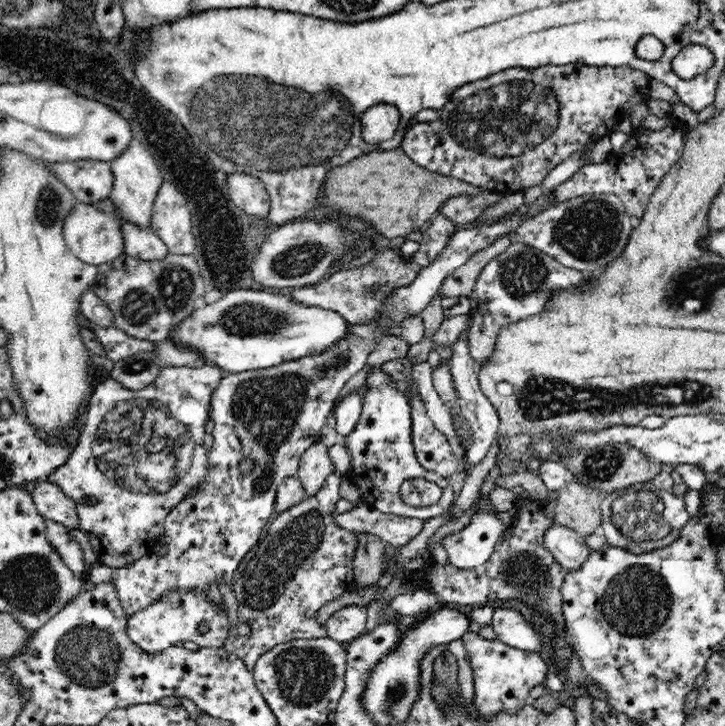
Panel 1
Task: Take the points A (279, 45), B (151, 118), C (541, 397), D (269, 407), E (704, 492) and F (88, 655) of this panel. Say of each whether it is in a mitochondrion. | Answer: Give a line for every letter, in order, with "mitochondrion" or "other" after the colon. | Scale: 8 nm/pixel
A: other
B: other
C: mitochondrion
D: mitochondrion
E: other
F: mitochondrion

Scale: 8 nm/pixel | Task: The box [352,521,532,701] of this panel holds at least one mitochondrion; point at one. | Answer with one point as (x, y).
(447, 667)

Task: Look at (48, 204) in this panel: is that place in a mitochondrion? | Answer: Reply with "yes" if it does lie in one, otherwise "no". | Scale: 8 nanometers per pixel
yes

